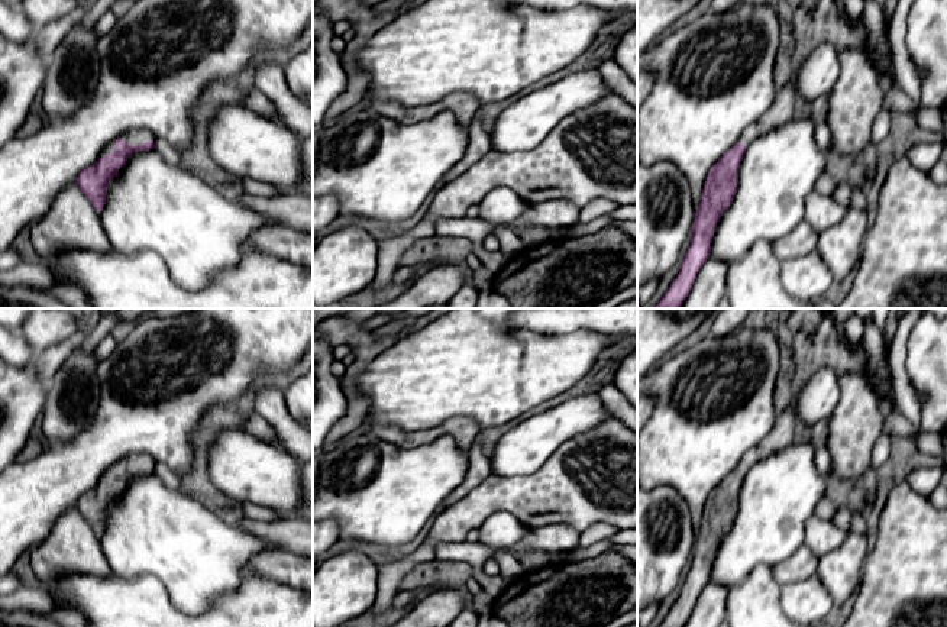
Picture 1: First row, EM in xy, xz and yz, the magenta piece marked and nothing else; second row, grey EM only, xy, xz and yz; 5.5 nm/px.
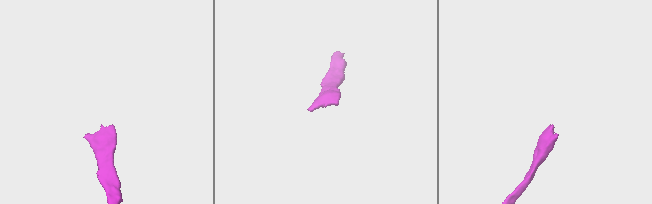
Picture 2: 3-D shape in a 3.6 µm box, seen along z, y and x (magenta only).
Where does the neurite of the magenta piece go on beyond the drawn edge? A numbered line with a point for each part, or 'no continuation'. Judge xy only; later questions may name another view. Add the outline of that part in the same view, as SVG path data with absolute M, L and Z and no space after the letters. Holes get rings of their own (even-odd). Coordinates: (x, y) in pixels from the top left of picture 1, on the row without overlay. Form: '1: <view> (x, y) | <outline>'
1: xy (133, 462) | M129 455L120 460L126 468L136 471L149 465L155 466L155 459L151 455Z

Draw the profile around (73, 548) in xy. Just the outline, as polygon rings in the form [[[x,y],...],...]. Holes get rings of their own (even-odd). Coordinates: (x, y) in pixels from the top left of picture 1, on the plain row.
[[[77,508],[54,524],[49,536],[30,550],[30,566],[41,585],[55,598],[58,608],[70,610],[61,579],[70,575],[110,576],[100,537]]]

